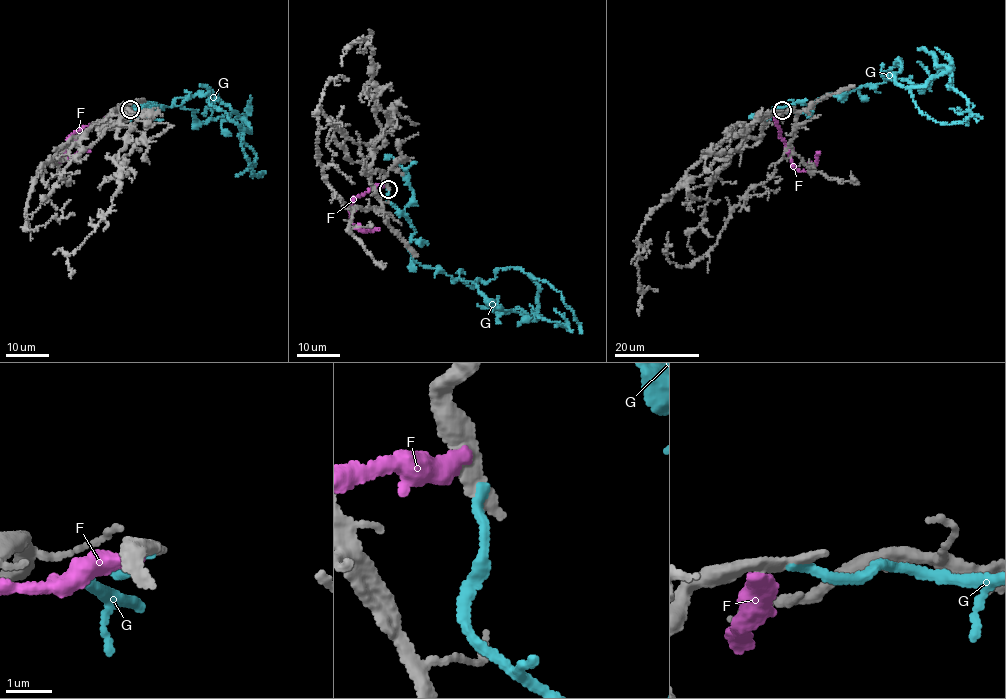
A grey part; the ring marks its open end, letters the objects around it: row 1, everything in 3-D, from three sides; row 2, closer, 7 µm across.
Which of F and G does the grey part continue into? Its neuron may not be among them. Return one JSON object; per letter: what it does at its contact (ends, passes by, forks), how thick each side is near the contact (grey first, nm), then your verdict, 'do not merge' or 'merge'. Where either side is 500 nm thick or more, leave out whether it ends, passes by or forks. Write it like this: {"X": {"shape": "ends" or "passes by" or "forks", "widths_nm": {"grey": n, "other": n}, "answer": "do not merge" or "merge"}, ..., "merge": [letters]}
{"F": {"shape": "ends", "widths_nm": {"grey": 340, "other": 400}, "answer": "do not merge"}, "G": {"shape": "ends", "widths_nm": {"grey": 300, "other": 200}, "answer": "do not merge"}, "merge": []}

